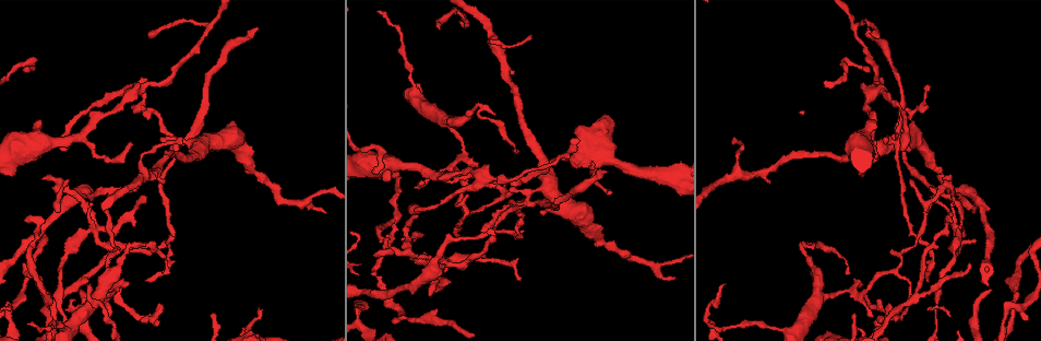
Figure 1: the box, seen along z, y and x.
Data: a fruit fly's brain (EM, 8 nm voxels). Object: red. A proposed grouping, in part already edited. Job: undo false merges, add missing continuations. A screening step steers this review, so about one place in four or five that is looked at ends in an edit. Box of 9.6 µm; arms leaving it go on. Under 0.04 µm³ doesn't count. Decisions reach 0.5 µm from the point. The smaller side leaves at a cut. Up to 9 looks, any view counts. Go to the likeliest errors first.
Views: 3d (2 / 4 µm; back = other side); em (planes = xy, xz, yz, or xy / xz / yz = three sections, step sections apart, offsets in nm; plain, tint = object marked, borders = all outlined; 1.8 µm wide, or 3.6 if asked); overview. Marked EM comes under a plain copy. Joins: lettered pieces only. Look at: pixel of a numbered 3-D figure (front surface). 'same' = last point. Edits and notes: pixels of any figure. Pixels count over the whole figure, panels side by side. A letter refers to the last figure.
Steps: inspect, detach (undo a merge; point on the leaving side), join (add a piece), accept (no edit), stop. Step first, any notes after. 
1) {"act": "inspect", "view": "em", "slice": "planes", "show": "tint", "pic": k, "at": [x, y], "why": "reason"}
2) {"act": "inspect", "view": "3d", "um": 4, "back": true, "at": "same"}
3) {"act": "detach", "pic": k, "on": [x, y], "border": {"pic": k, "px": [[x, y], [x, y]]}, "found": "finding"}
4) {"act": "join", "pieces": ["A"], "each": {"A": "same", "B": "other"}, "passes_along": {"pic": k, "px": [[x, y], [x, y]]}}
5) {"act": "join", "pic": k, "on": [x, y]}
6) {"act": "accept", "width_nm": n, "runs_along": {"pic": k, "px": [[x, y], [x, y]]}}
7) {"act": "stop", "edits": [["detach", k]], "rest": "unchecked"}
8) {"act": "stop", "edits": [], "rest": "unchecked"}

{"act": "inspect", "view": "3d", "um": 4, "pic": 1, "at": [522, 278], "why": "end of a long branch"}

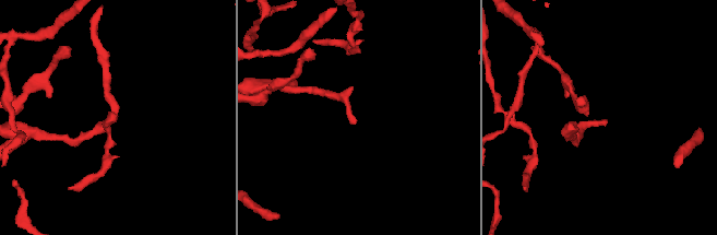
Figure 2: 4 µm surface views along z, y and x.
{"act": "inspect", "view": "em", "slice": "yz", "step": 8, "show": "borders", "pic": 2, "at": [356, 123], "why": "shape alone is not enough"}

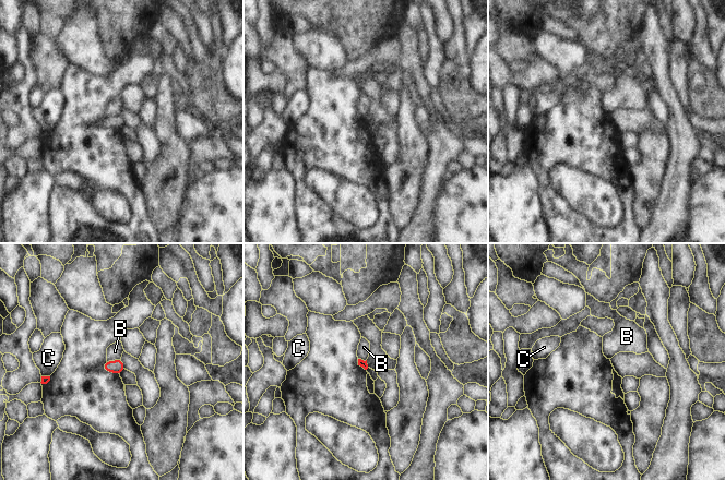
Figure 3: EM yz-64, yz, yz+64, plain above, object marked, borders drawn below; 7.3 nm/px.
{"act": "accept", "each": {"B": "other", "C": "other"}, "border": {"pic": 3, "px": [[120, 358], [107, 361]]}, "found": "none of them fits"}

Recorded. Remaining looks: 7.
{"act": "inspect", "view": "3d", "um": 4, "pic": 1, "at": [903, 151], "why": "long arm stops here"}

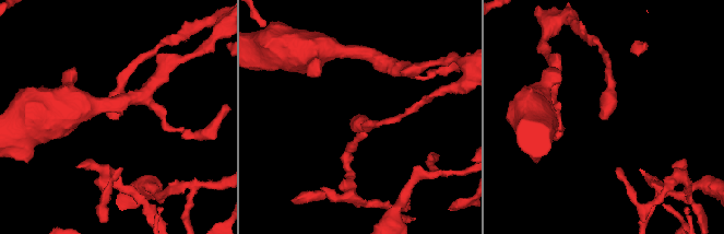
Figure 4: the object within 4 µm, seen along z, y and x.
{"act": "inspect", "view": "em", "slice": "planes", "show": "tint", "pic": 4, "at": [115, 117]}

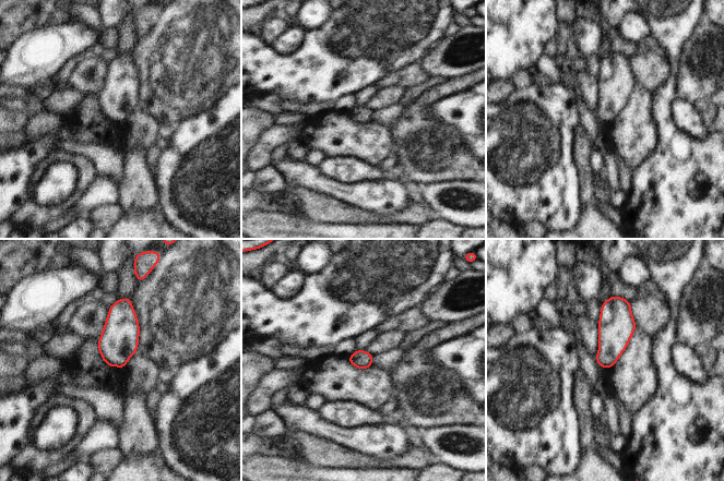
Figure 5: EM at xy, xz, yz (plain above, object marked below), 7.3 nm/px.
{"act": "inspect", "view": "em", "slice": "planes", "show": "borders", "at": "same", "why": "what lies round it"}

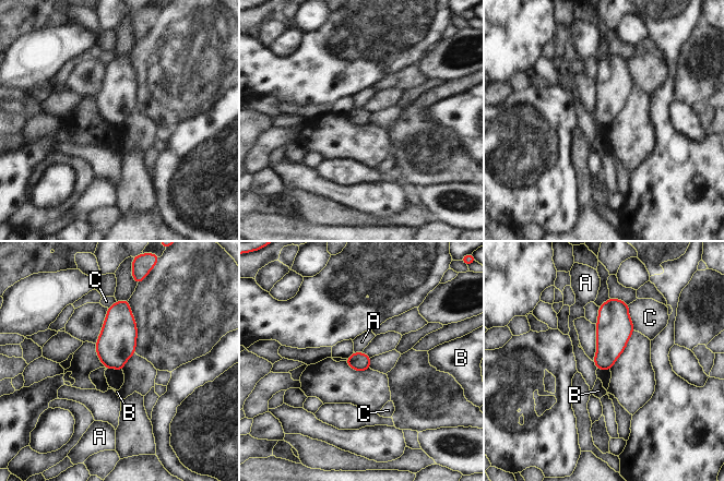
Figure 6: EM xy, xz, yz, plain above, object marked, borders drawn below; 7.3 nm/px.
{"act": "accept", "each": {"A": "other", "B": "other", "C": "other"}, "border": {"pic": 6, "px": [[362, 350], [354, 352]]}, "found": "no lettered piece goes on from it"}

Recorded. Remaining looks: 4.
{"act": "inspect", "view": "3d", "um": 2, "pic": 1, "at": [898, 146], "why": "branch point"}

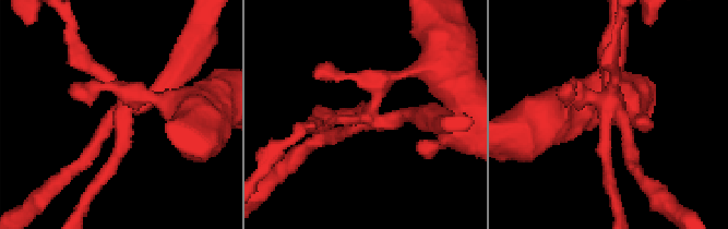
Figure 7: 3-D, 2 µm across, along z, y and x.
{"act": "inspect", "view": "em", "slice": "planes", "show": "tint", "pic": 7, "at": [127, 106], "why": "need the tissue"}

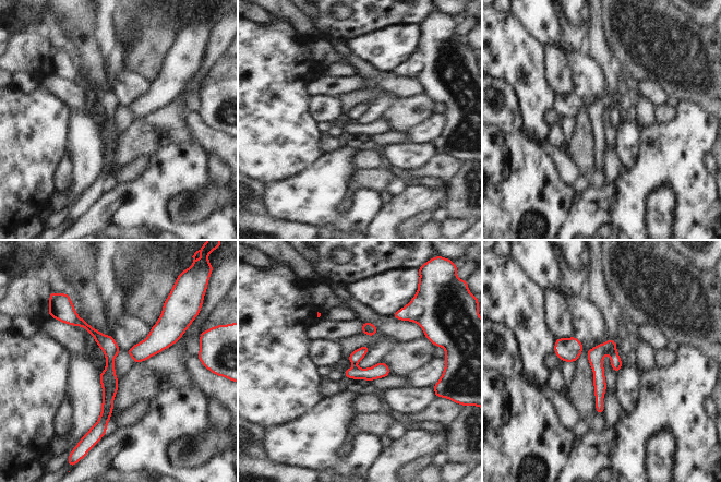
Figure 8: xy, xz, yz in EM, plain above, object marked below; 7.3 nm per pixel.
{"act": "inspect", "view": "em", "slice": "planes", "show": "borders", "at": "same", "why": "see the neighbours"}

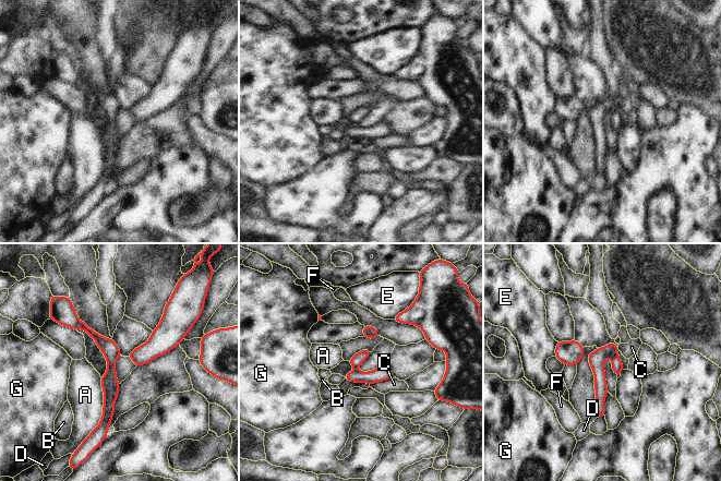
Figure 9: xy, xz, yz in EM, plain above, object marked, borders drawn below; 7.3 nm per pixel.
{"act": "detach", "pic": 9, "on": [597, 358], "width_nm": 110, "each": {"A": "other", "B": "other", "C": "other", "D": "other", "E": "other", "F": "other", "G": "other"}, "part_leaving": {"pic": 9, "px": [[74, 316], [110, 351], [105, 430]]}, "found": "two neurons meet here"}

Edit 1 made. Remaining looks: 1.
{"act": "stop", "edits": [["detach", 9]], "rest": "unchecked"}

